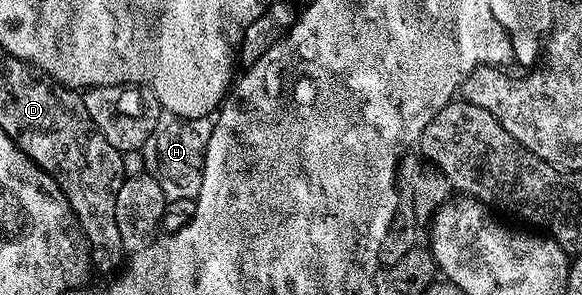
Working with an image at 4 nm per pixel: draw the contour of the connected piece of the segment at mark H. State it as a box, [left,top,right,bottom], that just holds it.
[140,112,214,201]

